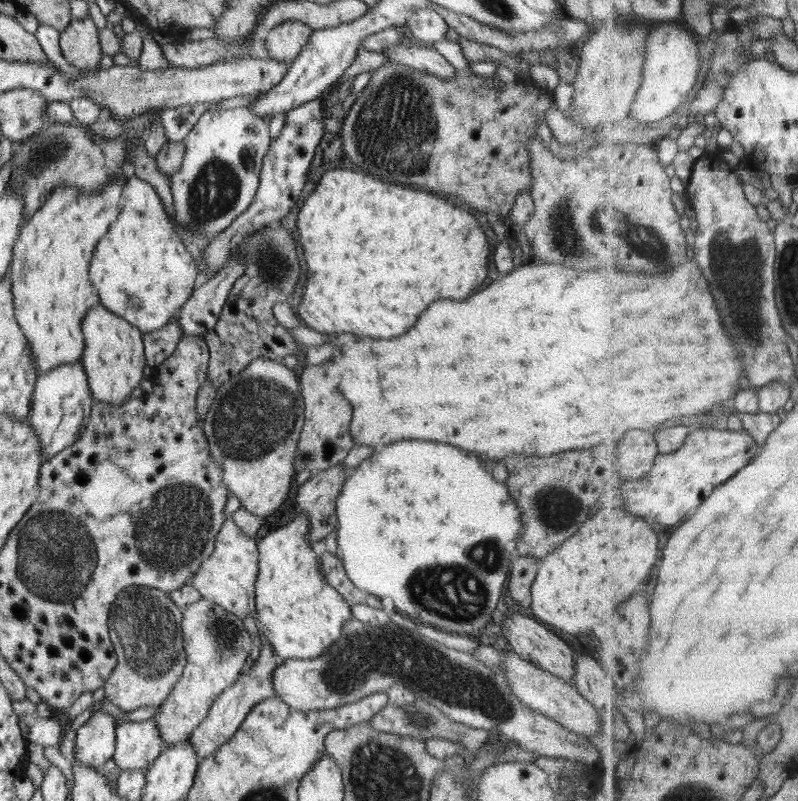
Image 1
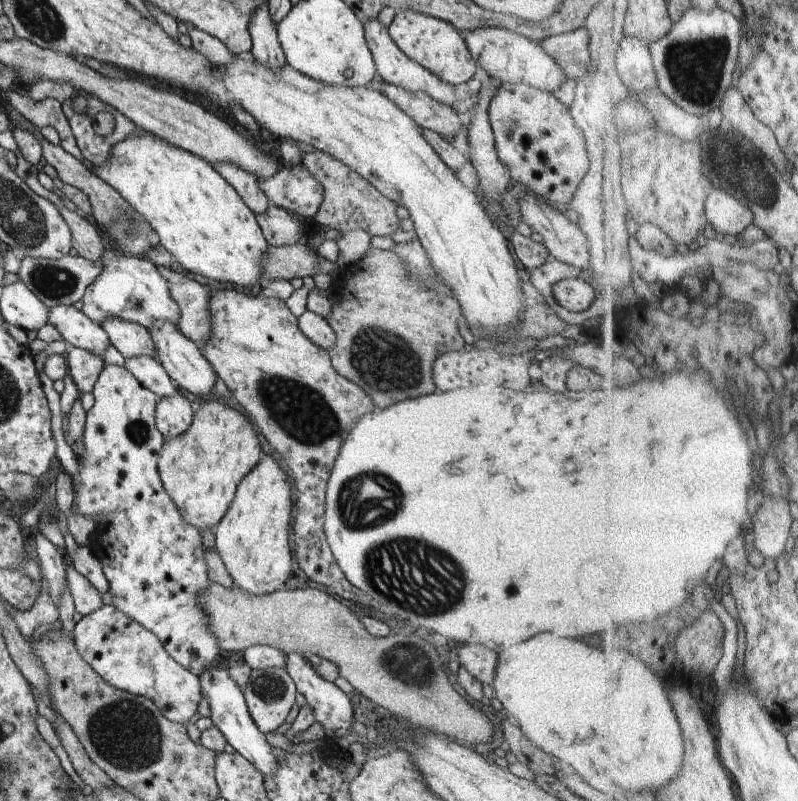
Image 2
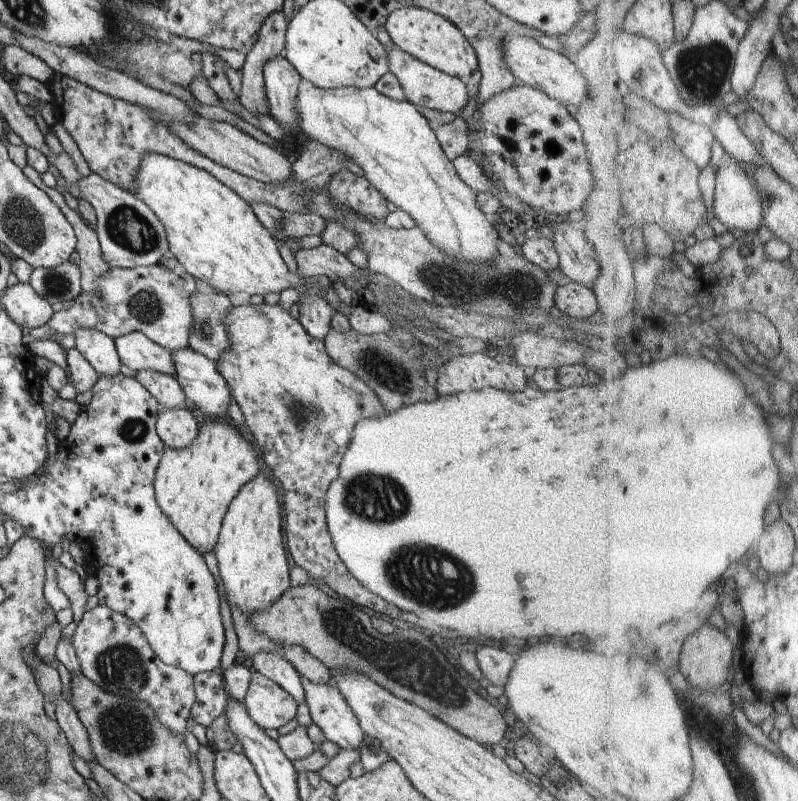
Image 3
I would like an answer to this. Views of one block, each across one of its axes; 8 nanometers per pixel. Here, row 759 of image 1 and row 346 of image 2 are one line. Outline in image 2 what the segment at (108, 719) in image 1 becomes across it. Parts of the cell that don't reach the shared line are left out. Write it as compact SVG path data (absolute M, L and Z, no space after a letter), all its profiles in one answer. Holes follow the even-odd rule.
M58 304L49 308L48 320L71 347L90 350L94 356L103 358L106 348L111 345L103 327L72 305Z

